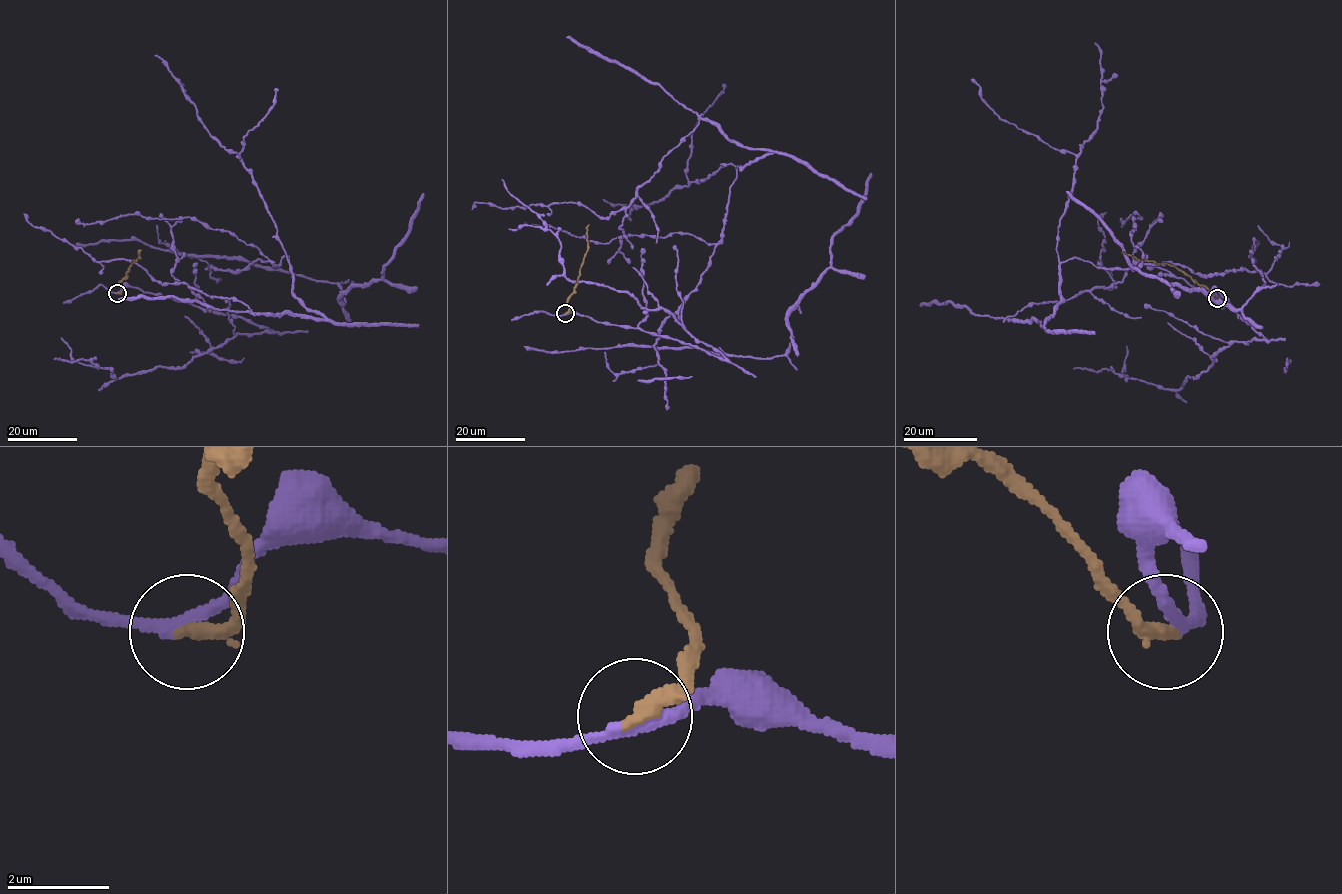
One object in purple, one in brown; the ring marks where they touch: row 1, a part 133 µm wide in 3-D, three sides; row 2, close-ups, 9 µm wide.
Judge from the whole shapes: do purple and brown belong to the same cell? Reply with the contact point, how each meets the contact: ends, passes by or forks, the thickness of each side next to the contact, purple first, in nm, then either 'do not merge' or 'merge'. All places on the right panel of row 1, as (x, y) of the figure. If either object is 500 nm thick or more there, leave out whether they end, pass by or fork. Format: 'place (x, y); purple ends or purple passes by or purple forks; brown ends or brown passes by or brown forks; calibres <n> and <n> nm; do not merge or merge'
place (1217, 298); purple passes by; brown ends; calibres 240 and 320 nm; do not merge

